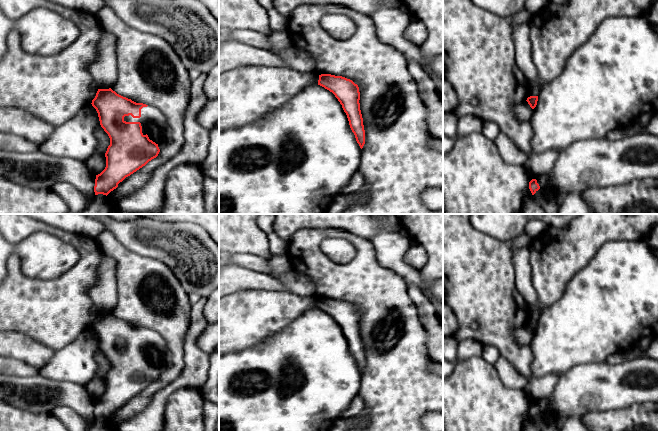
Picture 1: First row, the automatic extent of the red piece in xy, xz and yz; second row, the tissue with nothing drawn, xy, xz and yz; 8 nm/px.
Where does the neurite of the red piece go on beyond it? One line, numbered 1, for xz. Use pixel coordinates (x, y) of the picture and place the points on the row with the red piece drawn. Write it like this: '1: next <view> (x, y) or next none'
1: next none

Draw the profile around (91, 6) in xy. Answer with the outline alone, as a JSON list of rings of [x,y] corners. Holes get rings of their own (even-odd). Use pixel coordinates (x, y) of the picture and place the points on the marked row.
[[[48,0],[52,3],[95,14],[105,6],[104,0]]]

